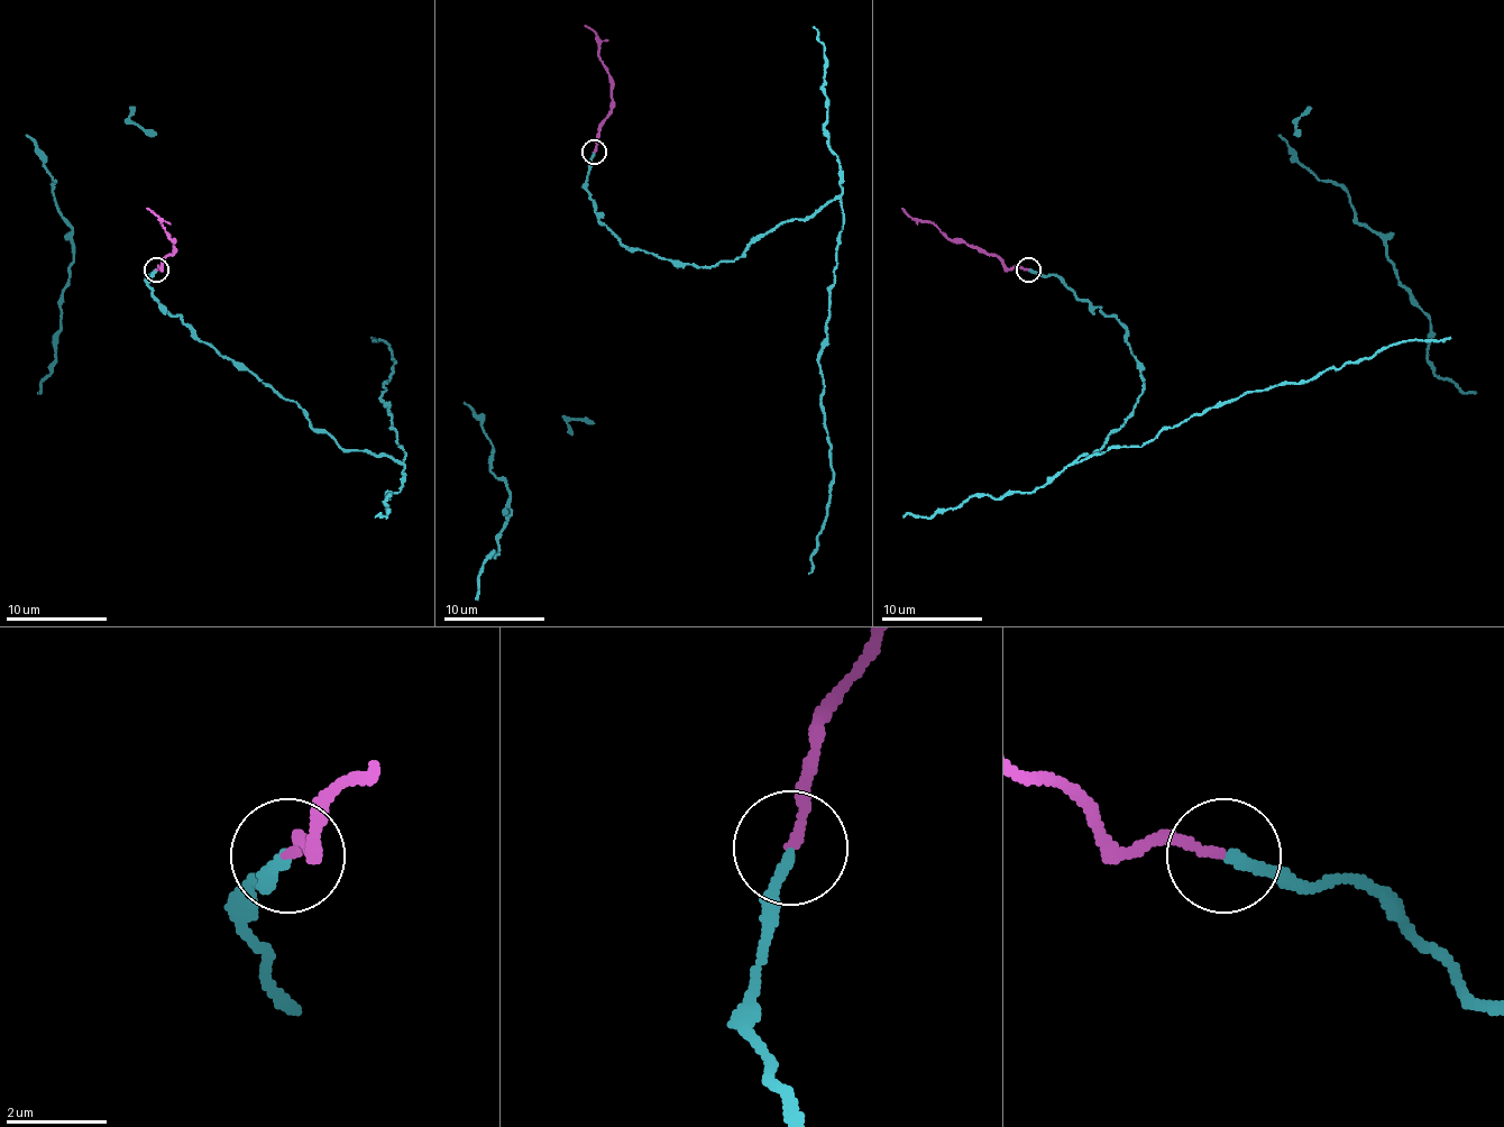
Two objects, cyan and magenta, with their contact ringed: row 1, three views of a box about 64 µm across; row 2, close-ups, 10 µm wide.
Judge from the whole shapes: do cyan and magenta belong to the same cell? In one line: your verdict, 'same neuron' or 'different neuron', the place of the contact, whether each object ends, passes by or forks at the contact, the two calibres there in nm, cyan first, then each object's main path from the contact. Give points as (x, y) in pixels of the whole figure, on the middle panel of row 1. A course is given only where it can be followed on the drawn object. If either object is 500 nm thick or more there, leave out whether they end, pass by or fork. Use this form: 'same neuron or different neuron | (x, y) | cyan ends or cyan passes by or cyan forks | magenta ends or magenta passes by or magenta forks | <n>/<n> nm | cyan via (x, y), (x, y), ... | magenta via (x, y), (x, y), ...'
same neuron | (594, 152) | cyan ends | magenta ends | 220/190 nm | cyan via (595, 153), (595, 213), (660, 258), (731, 260), (840, 200), (819, 367), (830, 503), (809, 574) | magenta via (595, 153), (597, 129), (610, 112), (612, 76), (599, 54), (597, 36), (585, 26)

